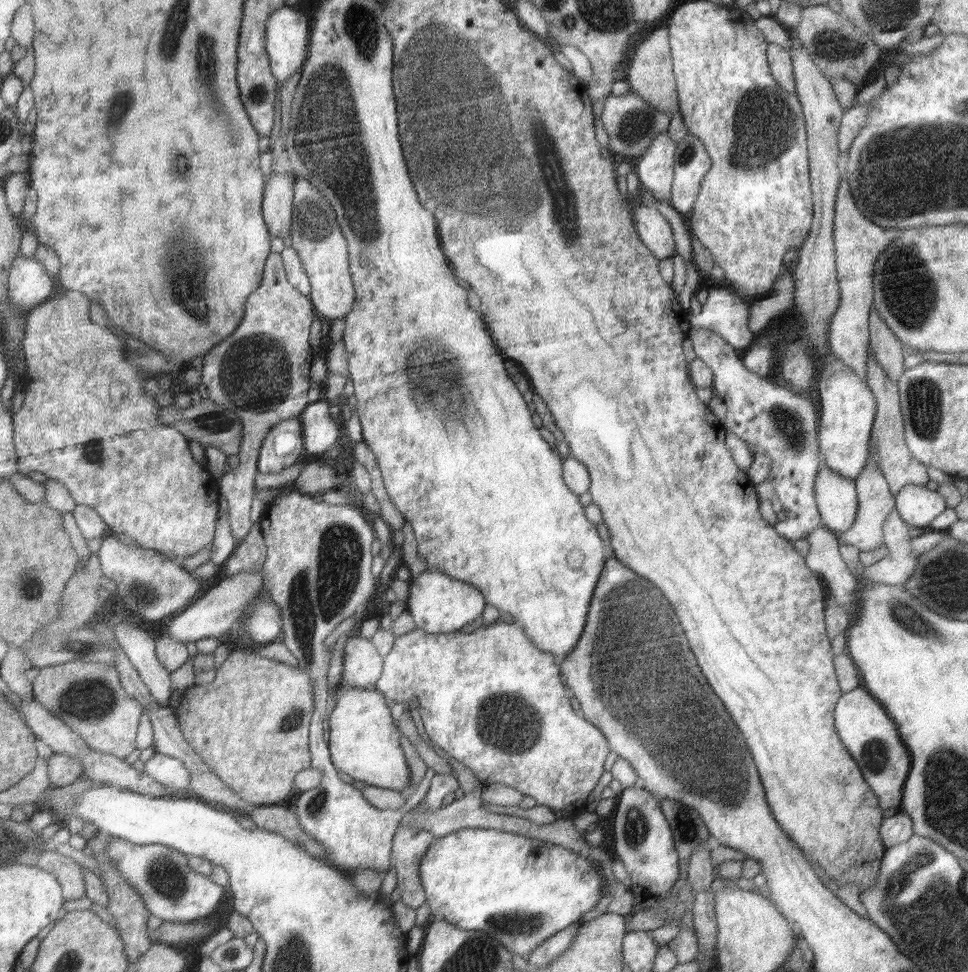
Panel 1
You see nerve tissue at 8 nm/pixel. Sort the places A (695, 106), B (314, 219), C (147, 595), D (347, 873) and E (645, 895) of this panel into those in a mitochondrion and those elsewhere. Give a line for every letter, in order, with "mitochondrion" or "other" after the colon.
A: other
B: mitochondrion
C: mitochondrion
D: other
E: other

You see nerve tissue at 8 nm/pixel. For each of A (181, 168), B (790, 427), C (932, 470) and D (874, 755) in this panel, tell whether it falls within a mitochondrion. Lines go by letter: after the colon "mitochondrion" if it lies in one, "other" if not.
A: mitochondrion
B: mitochondrion
C: other
D: mitochondrion

